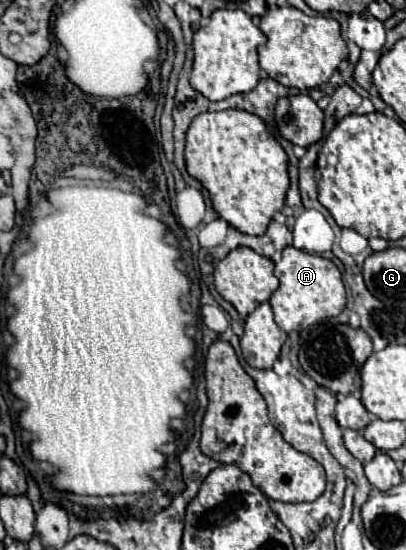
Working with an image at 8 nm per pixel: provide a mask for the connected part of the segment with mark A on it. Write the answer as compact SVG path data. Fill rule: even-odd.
M284 247L284 251L276 255L274 275L278 277L280 287L270 297L270 305L276 315L276 325L286 333L302 331L314 323L320 323L322 319L336 317L346 307L346 289L342 275L330 259L310 255L296 247Z

